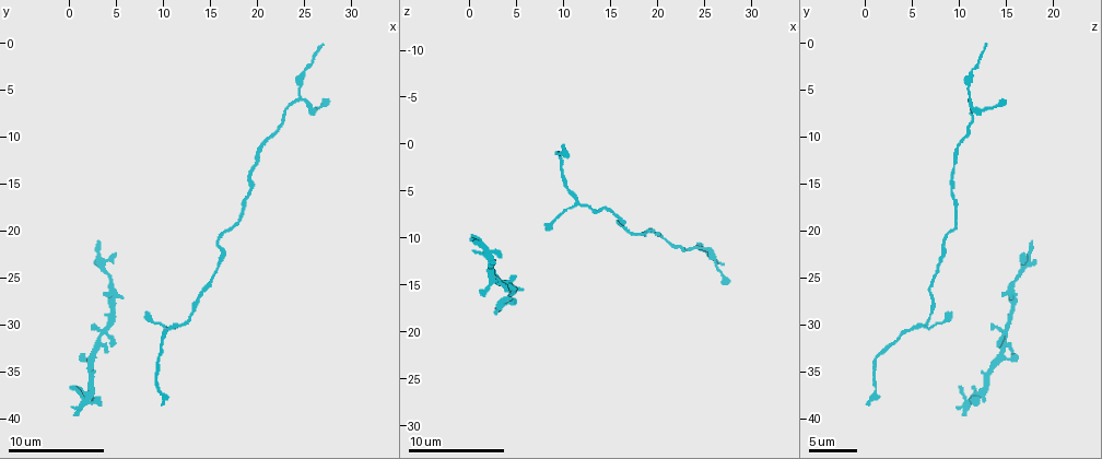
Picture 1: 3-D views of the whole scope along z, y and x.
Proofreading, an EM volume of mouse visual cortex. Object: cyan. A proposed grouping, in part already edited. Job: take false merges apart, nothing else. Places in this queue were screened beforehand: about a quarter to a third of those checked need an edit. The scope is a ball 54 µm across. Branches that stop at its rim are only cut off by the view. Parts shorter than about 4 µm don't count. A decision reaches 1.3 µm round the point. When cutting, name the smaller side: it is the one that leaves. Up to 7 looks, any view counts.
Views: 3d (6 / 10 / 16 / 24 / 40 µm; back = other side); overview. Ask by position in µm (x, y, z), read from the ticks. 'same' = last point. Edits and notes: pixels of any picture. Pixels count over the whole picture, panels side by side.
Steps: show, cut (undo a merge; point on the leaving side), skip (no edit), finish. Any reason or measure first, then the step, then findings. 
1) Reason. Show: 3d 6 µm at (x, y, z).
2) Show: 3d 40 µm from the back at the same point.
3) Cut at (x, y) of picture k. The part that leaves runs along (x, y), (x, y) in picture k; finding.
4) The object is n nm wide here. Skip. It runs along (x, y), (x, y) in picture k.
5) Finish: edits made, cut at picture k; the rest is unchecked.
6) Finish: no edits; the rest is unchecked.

Three-way junction. Show: 3d 16 µm at (11.2, 30.2, 5.8).

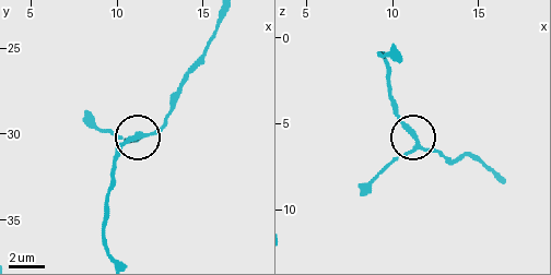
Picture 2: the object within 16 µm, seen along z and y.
The side arm is 13 µm long; 3 arms meet here. Skip. Continuous, no second cell.

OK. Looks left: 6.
Looks like a crossing. Show: 3d 16 µm at (3.6, 30.6, 15.0).

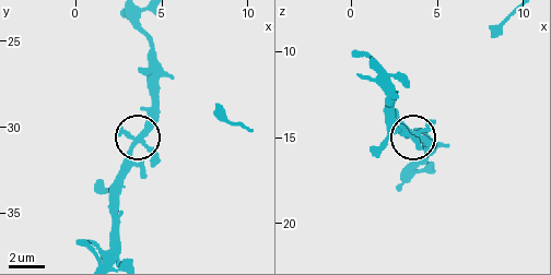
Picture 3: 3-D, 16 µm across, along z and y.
The side arm is 11 µm long; 4 arms meet here. Skip. One cell here.

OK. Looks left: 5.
Show: 3d 16 µm at (15.2, 24.8, 7.2).

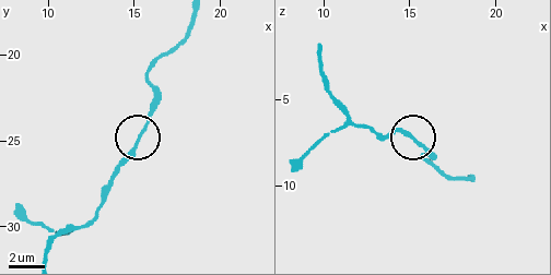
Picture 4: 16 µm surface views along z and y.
Closer look. Show: 3d 6 µm at (15.2, 24.9, 7.3).

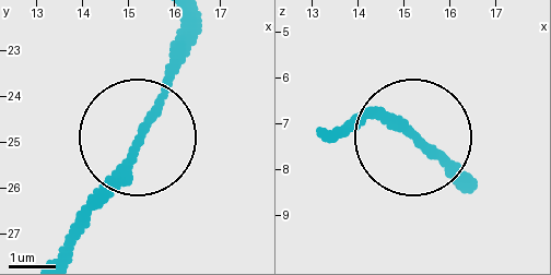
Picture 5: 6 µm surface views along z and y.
Skip. It runs along (414, 136), (367, 114), (348, 121) in picture 5; all the same cell.

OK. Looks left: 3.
Three-way junction. Show: 3d 10 µm at (24.6, 6.0, 11.2).

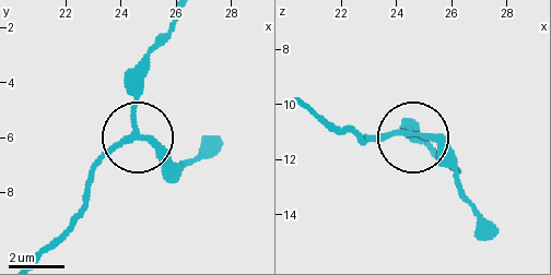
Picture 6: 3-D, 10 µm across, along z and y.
Other side. Show: 3d 10 µm from the back at (24.6, 5.9, 11.1).

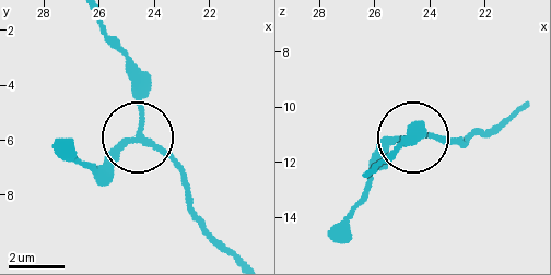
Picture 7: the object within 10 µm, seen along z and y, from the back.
Skip. It runs along (233, 253), (155, 150), (127, 143), (94, 174) in picture 7; continuous, no second cell.

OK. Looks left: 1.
Finish: no edits; the rest is unchecked.

